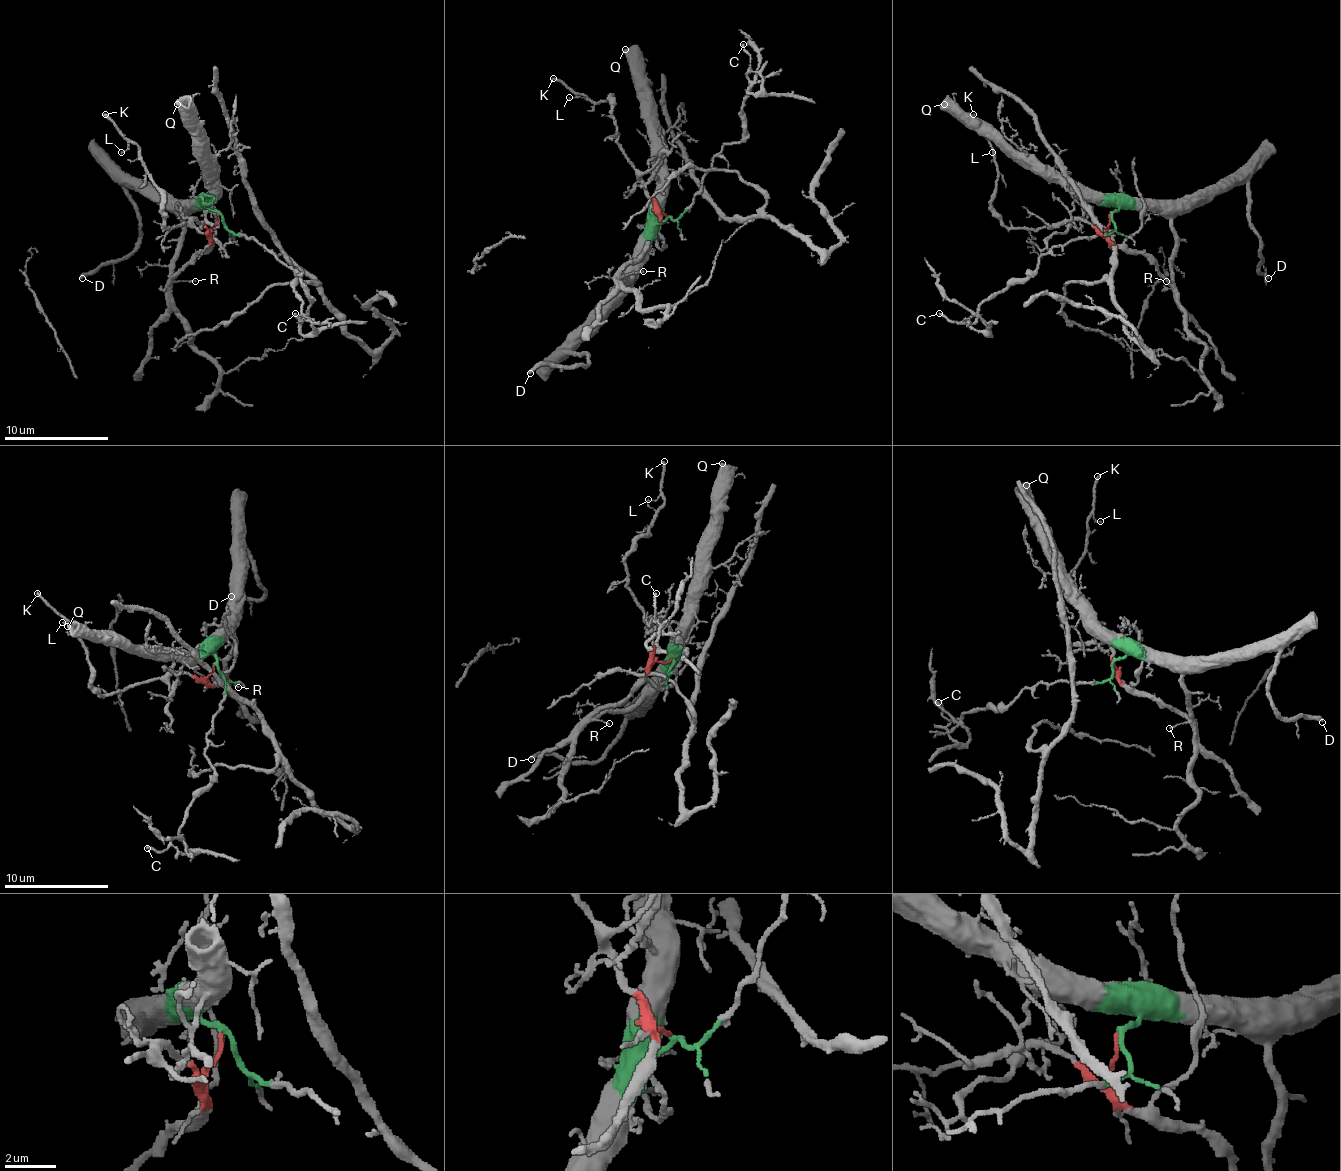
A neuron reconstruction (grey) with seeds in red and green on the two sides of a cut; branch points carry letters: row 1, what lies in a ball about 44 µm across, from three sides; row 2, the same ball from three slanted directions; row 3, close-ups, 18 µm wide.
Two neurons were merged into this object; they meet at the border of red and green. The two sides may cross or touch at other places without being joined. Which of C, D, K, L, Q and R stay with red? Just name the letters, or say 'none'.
K, L, R

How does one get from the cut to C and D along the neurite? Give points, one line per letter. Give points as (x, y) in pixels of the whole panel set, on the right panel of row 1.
C: (1110, 215), (1113, 231), (1053, 246), (1032, 272), (990, 293), (975, 314), (959, 322), (938, 314)
D: (1110, 215), (1121, 207), (1188, 207), (1243, 184), (1259, 244), (1261, 259), (1259, 270), (1269, 277)

